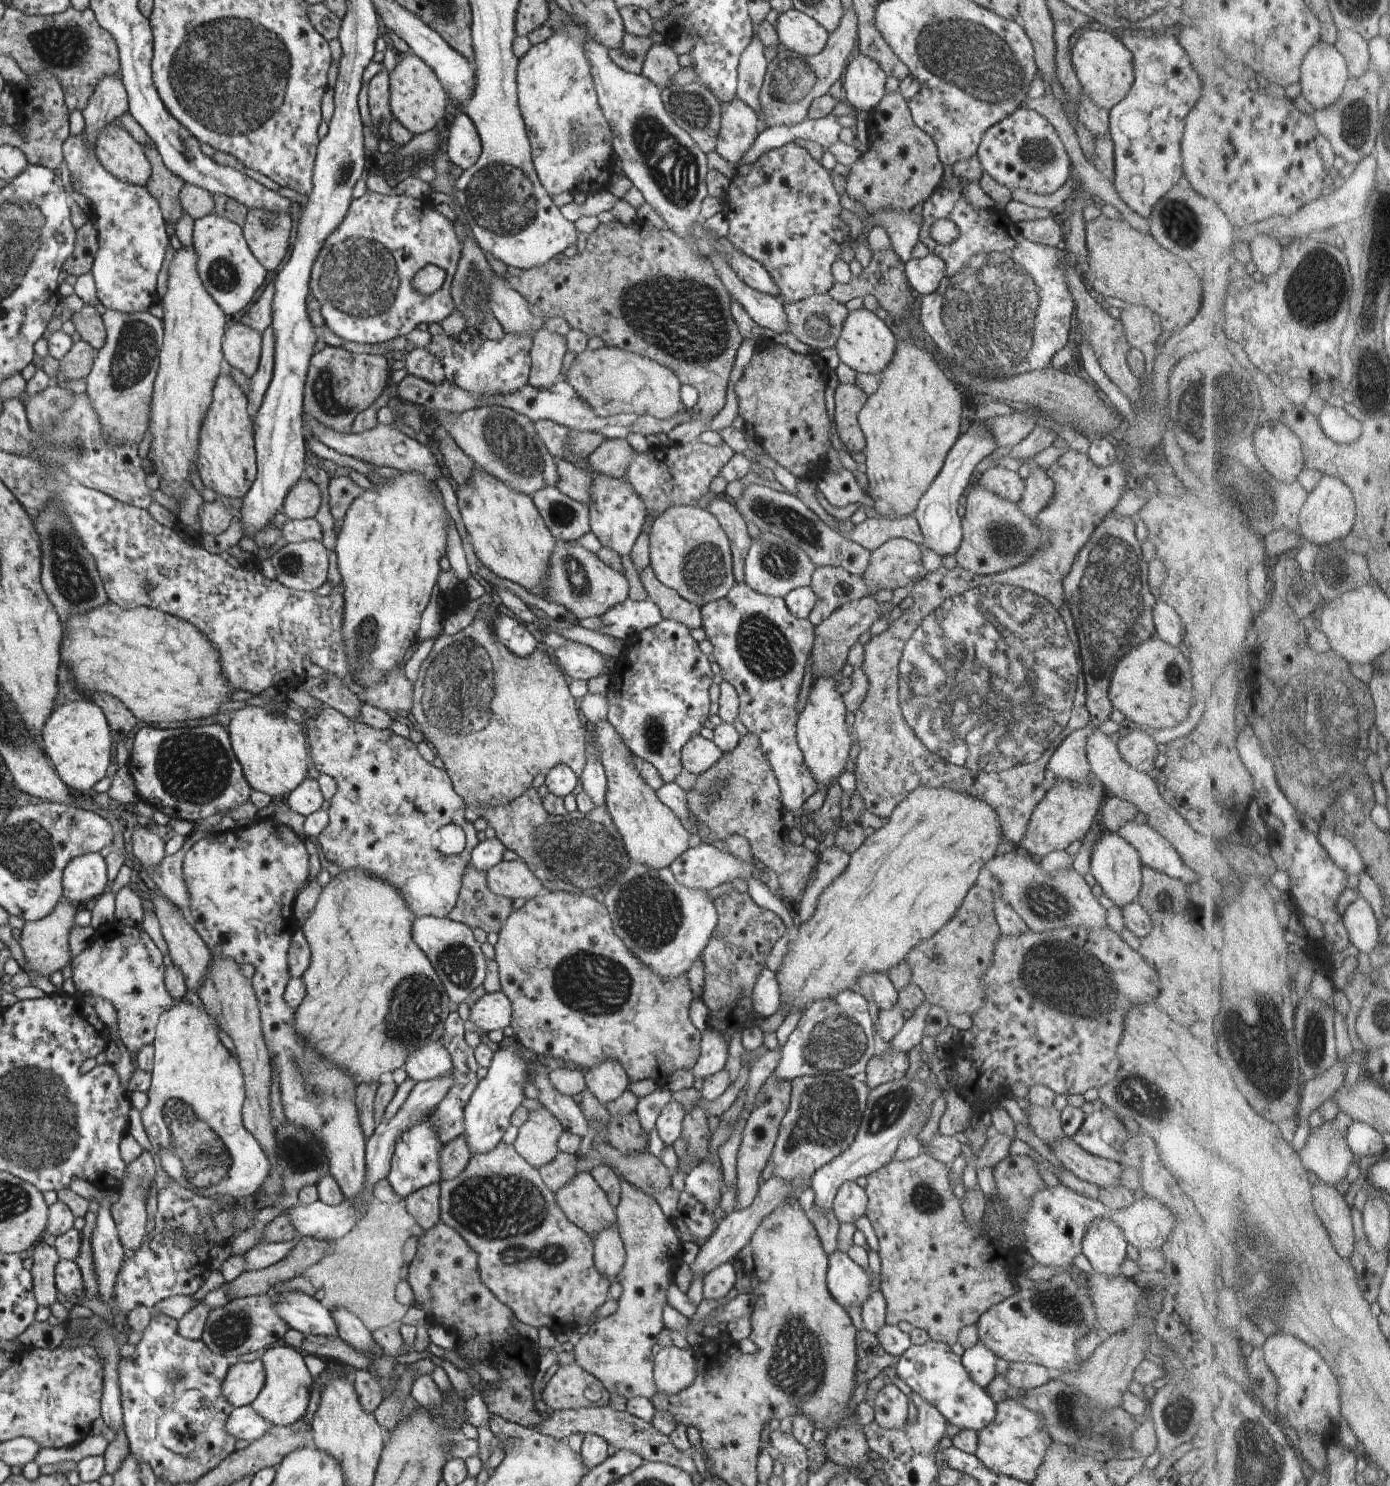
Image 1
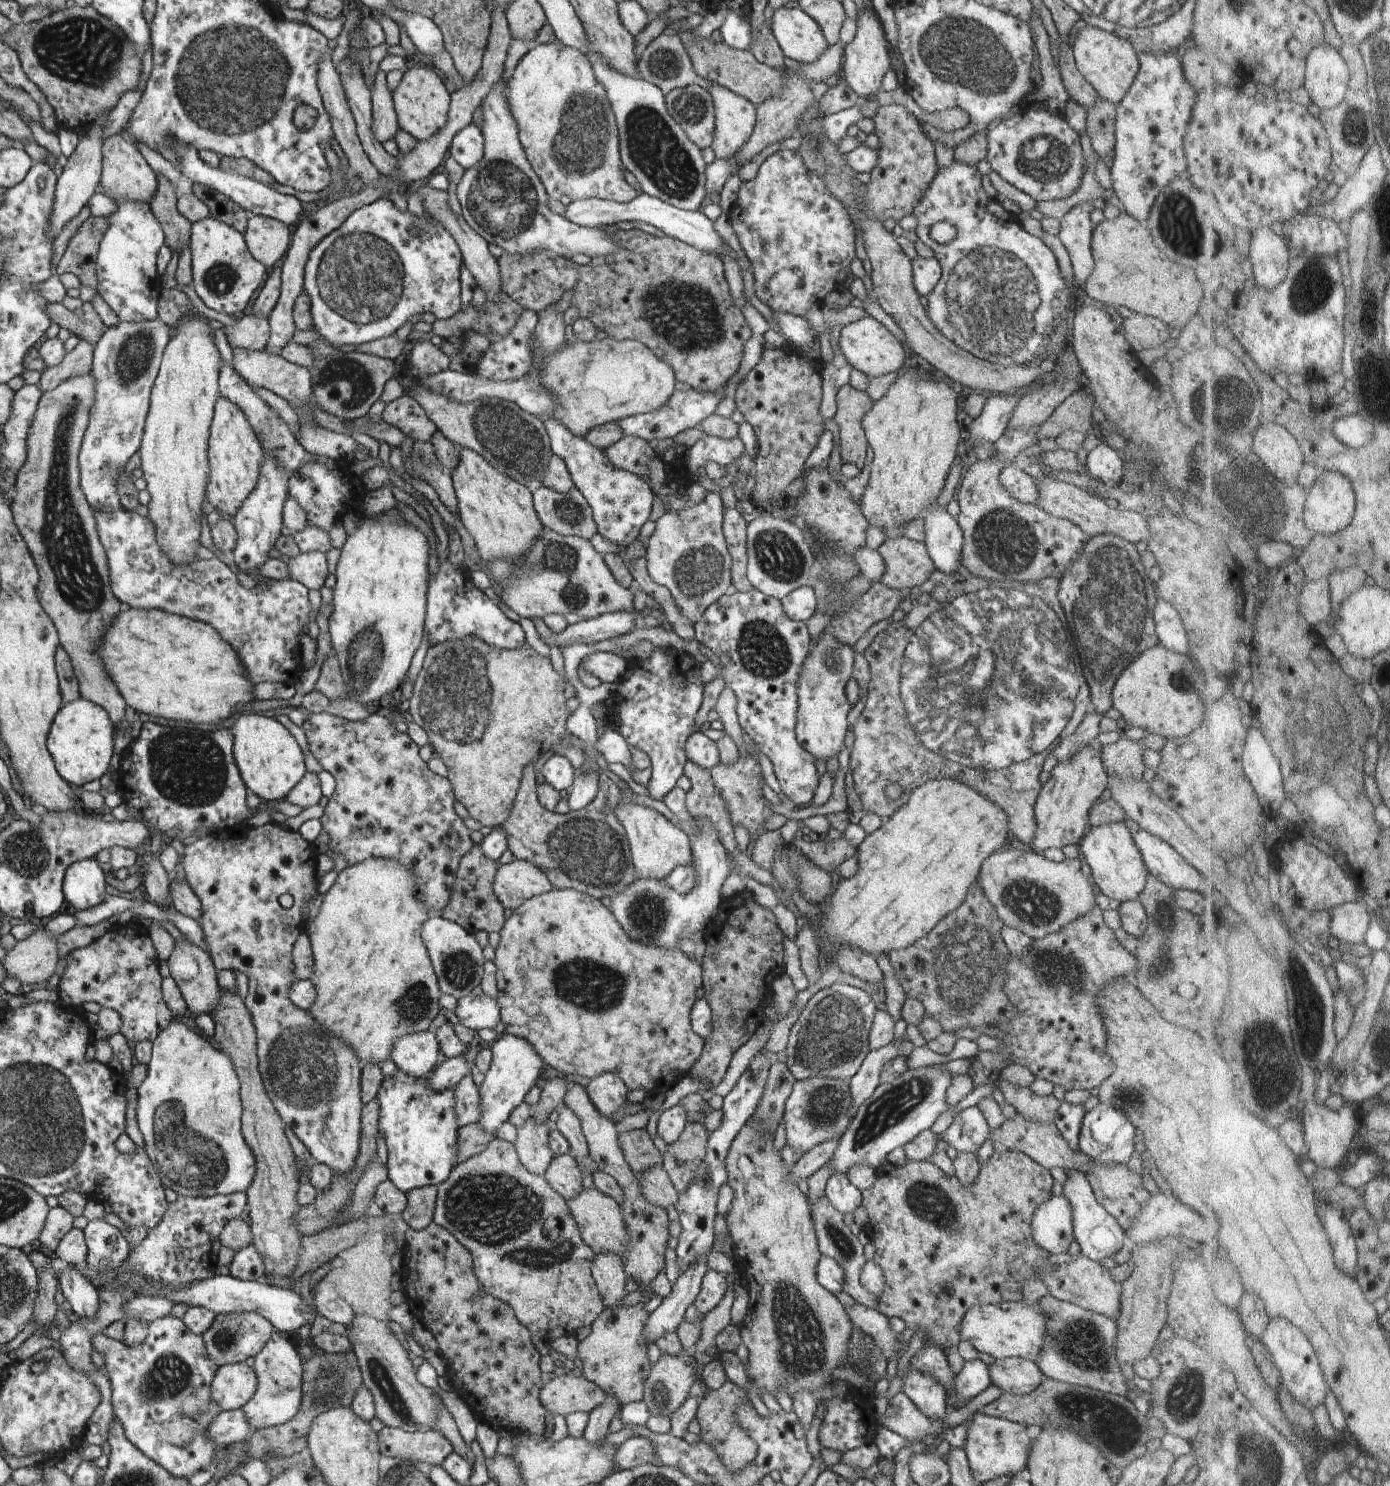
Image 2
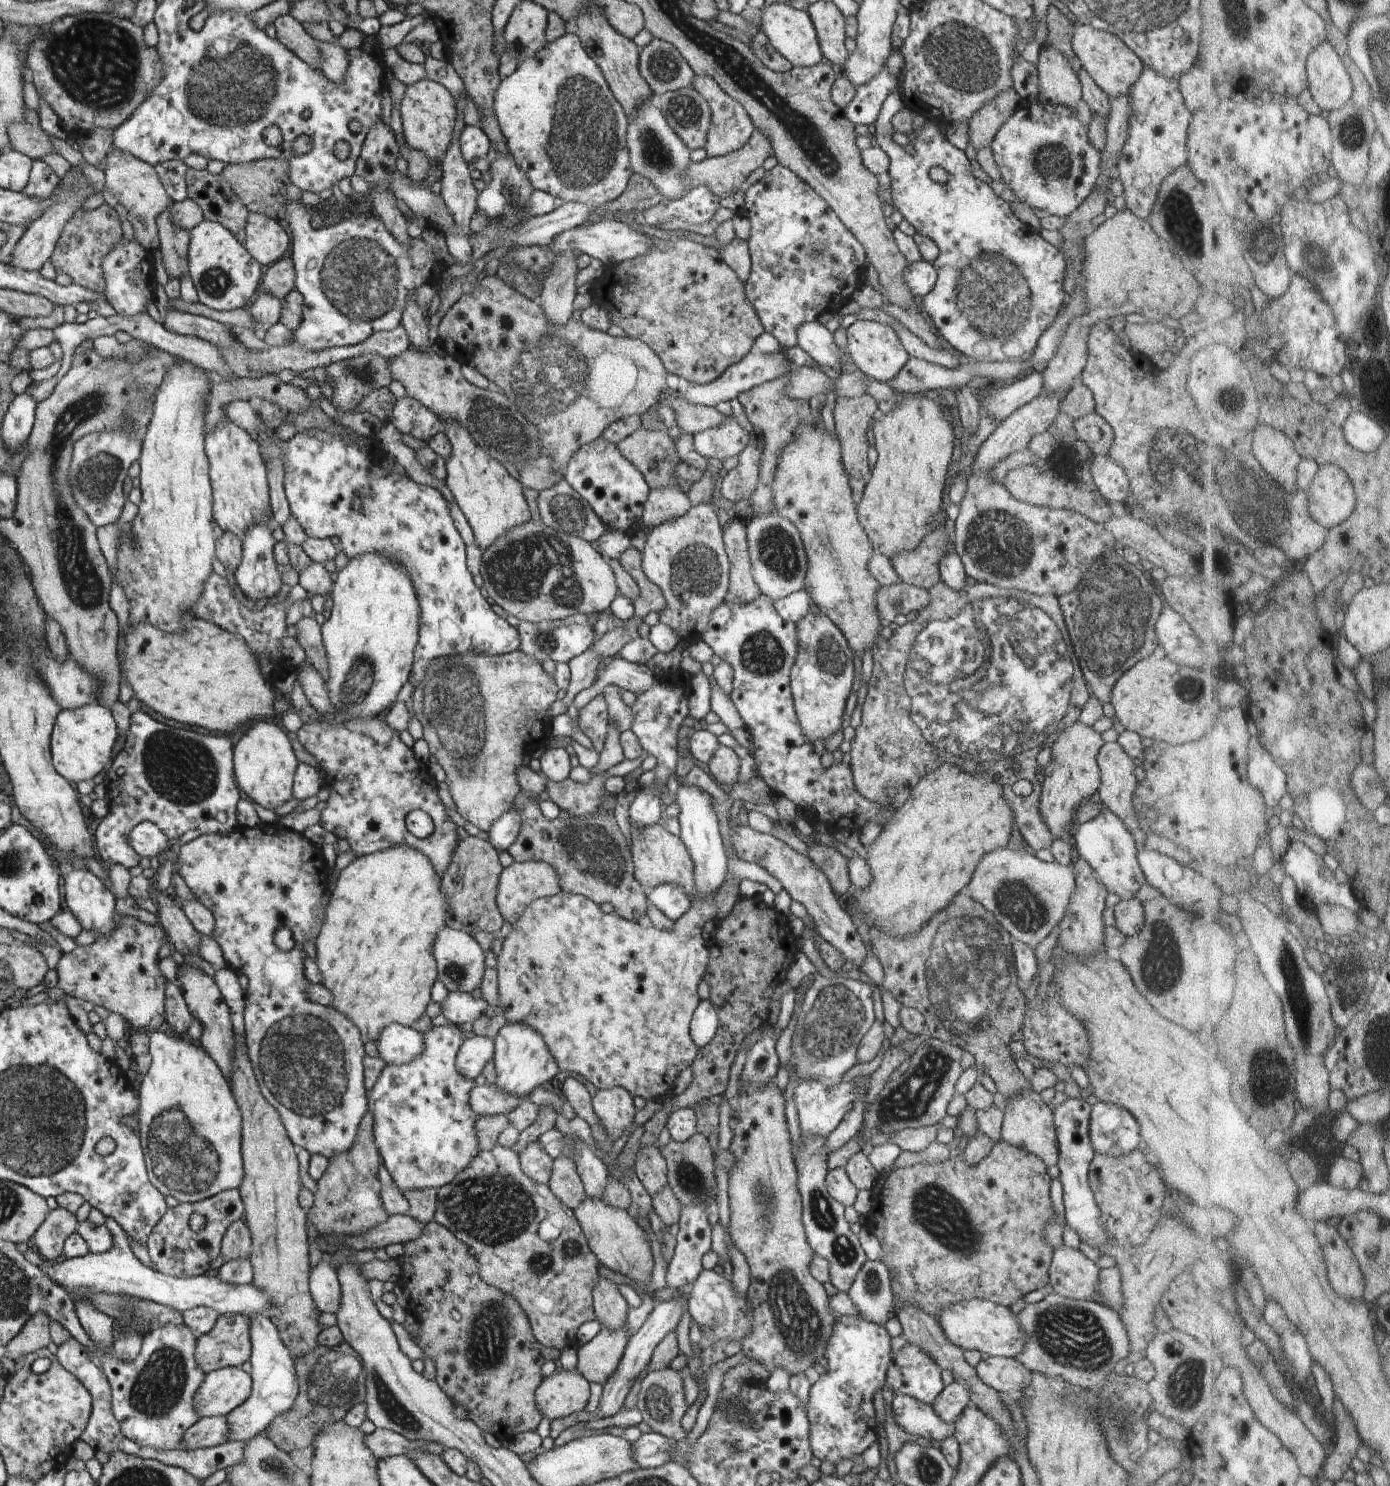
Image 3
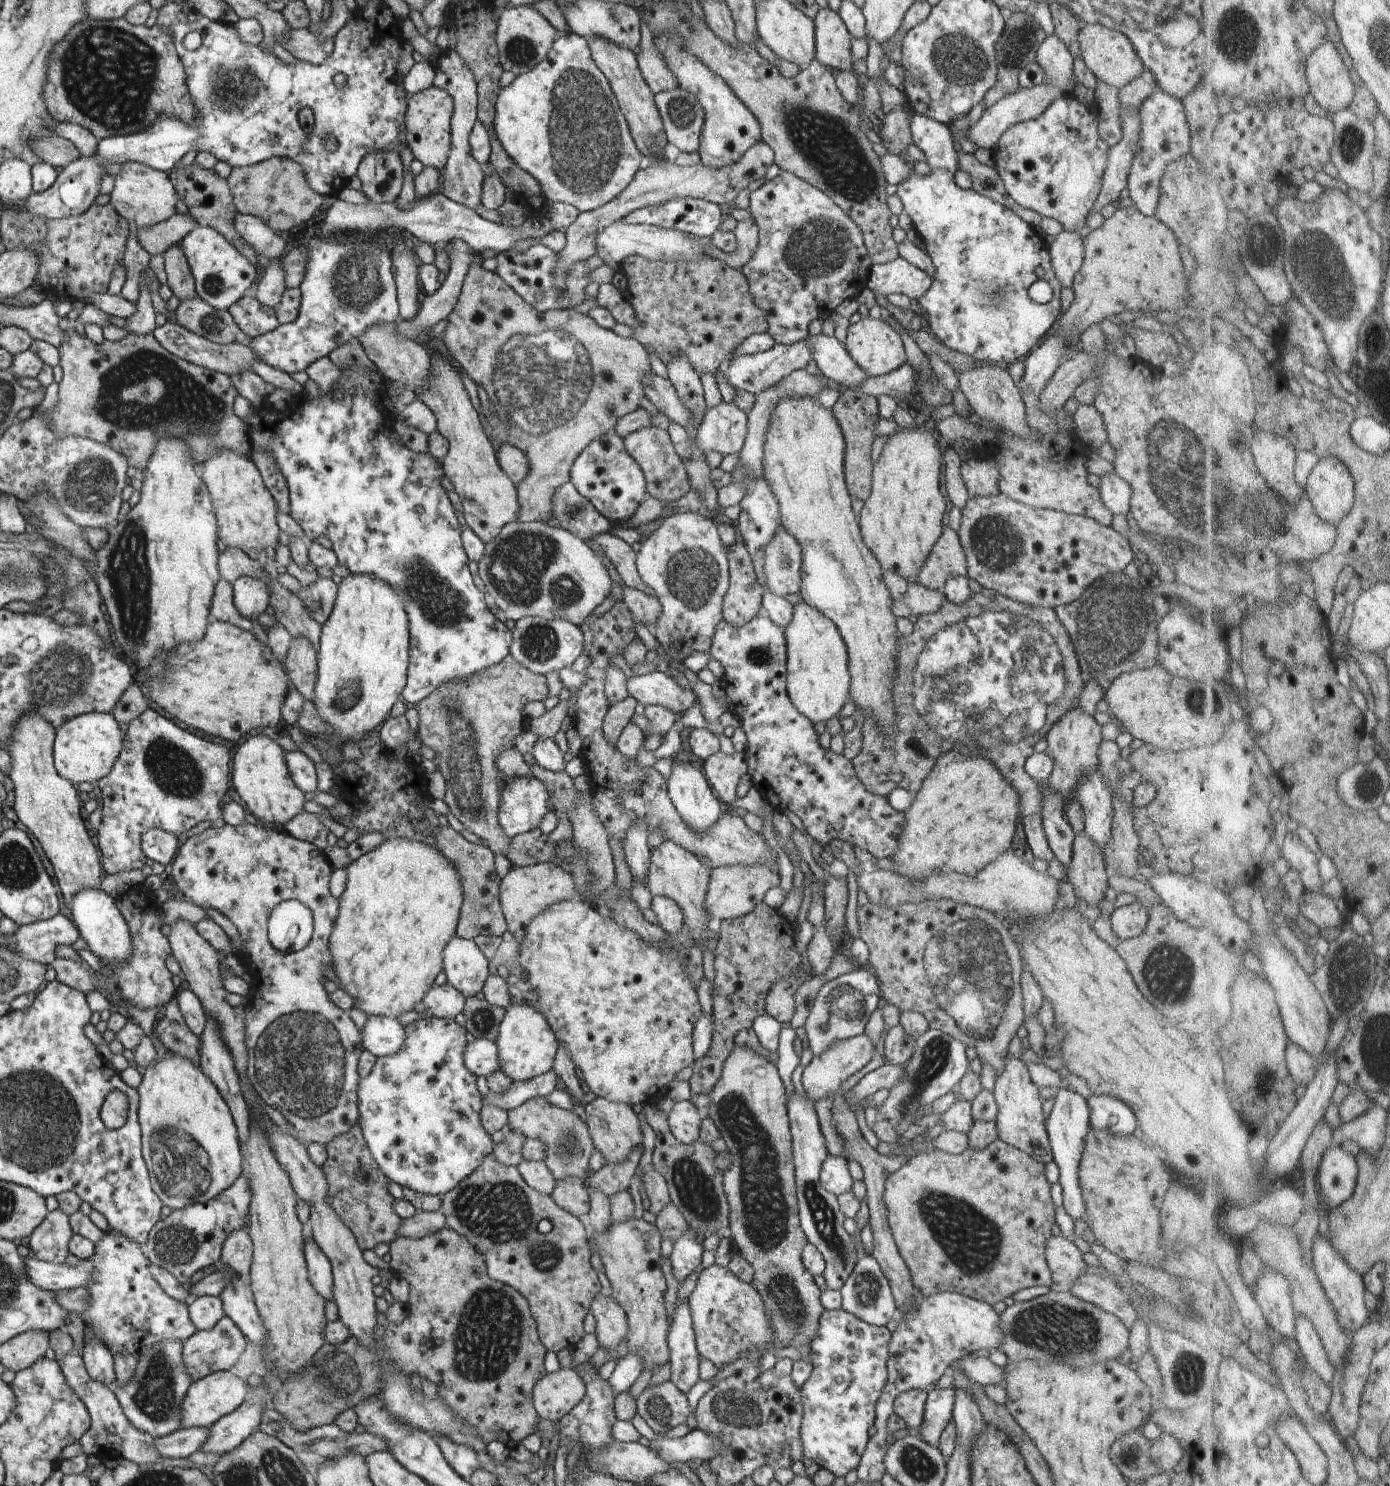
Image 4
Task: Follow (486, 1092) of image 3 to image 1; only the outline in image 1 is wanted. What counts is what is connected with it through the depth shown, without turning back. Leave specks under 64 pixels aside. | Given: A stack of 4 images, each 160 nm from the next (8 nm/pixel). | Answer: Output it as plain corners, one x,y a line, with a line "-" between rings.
451,1012
446,1017
443,1024
443,1035
440,1042
444,1045
444,1048
448,1051
450,1058
453,1062
454,1070
454,1082
452,1088
448,1091
448,1094
437,1104
431,1114
434,1116
432,1122
437,1128
437,1135
442,1147
446,1143
449,1143
454,1137
460,1136
465,1132
465,1120
464,1111
472,1093
476,1090
478,1084
478,1078
476,1077
476,1071
479,1066
475,1059
475,1052
464,1039
464,1021
458,1015
458,1013

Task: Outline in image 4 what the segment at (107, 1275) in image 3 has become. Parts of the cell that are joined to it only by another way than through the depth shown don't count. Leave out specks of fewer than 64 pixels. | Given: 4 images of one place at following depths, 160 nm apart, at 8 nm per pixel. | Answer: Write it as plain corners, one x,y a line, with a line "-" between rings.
36,1257
25,1260
26,1272
29,1279
38,1285
38,1288
54,1292
60,1289
73,1289
86,1287
91,1281
92,1261
90,1259
80,1260
76,1266
67,1263
51,1263

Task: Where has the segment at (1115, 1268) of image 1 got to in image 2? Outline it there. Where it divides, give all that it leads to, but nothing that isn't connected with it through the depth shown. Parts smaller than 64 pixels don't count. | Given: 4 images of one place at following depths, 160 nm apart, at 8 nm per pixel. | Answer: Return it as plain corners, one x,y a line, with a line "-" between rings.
1068,1170
1067,1180
1063,1185
1063,1195
1072,1209
1073,1235
1079,1244
1081,1254
1091,1261
1100,1262
1113,1257
1124,1244
1125,1231
1119,1222
1096,1200
1086,1173
1080,1170

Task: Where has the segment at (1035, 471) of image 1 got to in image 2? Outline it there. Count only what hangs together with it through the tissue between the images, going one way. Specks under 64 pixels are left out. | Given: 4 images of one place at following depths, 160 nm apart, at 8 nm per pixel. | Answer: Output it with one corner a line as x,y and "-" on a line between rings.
1046,478
1038,480
1037,488
1038,498
1034,503
1041,506
1051,515
1075,522
1085,533
1092,537
1108,533
1122,537
1124,540
1134,544
1138,544
1142,540
1148,542
1152,538
1148,528
1148,521
1144,516
1138,516
1138,514
1134,514
1133,510
1121,506
1111,508
1104,499
1096,497
1094,493
1087,489
1082,489
1065,481

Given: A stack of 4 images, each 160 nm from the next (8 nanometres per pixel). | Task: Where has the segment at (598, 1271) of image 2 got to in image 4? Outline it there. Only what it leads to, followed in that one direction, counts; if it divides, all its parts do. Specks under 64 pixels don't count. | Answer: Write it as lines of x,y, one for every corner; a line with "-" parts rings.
602,1293
591,1302
591,1313
596,1319
595,1335
600,1348
608,1351
611,1359
618,1360
618,1345
627,1338
629,1331
627,1314
614,1299

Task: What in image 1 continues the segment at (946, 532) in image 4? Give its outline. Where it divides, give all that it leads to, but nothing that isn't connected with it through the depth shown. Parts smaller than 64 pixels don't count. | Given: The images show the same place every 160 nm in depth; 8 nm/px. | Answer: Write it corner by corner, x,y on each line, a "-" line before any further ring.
896,537
871,552
871,561
862,576
869,594
880,589
911,587
926,574
922,562
922,547
906,538

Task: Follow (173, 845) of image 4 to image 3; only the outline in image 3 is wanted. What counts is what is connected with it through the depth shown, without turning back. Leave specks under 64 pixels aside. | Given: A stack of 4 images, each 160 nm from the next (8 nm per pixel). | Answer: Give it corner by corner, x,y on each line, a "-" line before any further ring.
144,822
127,833
127,846
142,857
163,859
169,855
169,838
156,824

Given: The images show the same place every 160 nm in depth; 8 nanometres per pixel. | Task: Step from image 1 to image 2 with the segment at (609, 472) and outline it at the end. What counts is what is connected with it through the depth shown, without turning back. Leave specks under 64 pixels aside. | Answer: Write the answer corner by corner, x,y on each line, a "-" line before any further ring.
626,434
618,442
605,449
610,462
618,468
645,478
648,463
658,456
646,439

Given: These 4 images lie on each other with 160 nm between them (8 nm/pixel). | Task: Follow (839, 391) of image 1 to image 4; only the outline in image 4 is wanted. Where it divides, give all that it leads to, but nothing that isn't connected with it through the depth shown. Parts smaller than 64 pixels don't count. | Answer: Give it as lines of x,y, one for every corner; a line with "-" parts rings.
848,388
838,397
837,402
833,405
832,412
835,419
838,421
843,437
845,438
845,481
848,487
848,492
851,496
855,496
860,500
865,501
871,493
871,476
873,473
874,462
870,458
870,449
872,442
877,438
874,434
874,424
879,421
879,404
877,399
866,395
864,402
854,402
848,400

